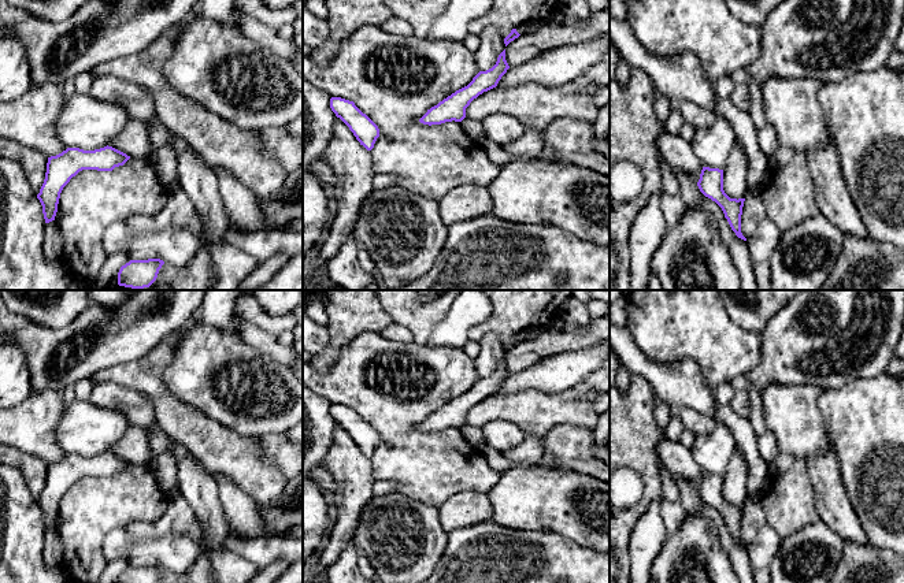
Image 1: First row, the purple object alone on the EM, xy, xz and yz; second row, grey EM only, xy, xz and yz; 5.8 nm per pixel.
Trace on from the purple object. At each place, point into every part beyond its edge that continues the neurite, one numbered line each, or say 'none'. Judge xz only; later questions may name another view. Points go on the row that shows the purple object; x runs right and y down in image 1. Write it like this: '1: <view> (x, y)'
none

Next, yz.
none

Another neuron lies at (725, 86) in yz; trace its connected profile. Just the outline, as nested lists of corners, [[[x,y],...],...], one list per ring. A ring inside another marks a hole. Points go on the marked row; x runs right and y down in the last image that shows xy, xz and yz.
[[[723,77],[718,79],[718,82],[714,85],[714,89],[718,97],[730,99],[736,89],[736,83],[731,77]]]

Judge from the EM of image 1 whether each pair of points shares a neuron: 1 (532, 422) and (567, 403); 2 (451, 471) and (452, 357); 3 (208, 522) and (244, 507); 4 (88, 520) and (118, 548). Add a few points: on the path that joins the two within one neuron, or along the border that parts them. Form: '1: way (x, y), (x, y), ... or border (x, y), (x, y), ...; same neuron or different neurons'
1: way (540, 413), (547, 409), (559, 408); same neuron
2: way (422, 442), (408, 429), (408, 416), (437, 386); same neuron
3: border (215, 483), (219, 491), (222, 515), (232, 534); different neurons
4: border (125, 526), (104, 538), (107, 563); different neurons

